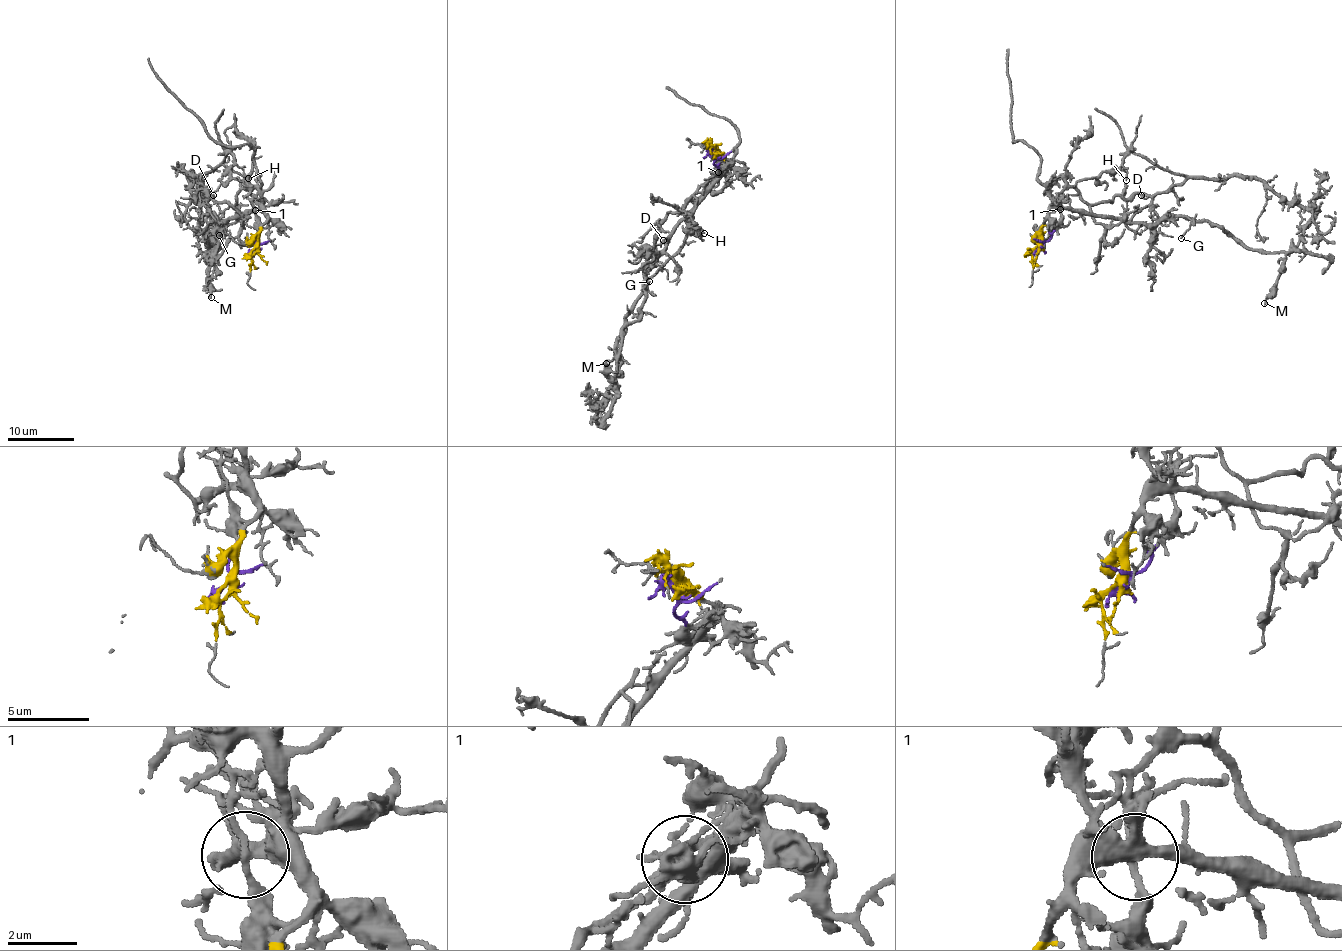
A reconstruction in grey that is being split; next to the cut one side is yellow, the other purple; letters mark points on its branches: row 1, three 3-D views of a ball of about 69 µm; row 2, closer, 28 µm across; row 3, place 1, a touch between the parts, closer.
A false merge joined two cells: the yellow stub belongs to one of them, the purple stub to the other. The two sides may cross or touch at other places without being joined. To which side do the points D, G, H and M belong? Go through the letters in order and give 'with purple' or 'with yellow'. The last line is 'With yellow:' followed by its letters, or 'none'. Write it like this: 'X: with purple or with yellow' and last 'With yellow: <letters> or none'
D: with purple
G: with yellow
H: with purple
M: with yellow
With yellow: G, M

